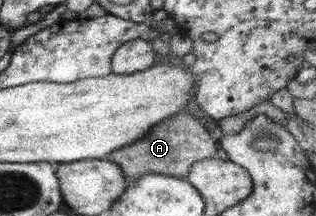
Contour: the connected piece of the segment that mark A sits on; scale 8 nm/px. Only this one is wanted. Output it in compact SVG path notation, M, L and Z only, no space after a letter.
M180 109L152 125L137 141L113 150L105 159L114 162L129 183L146 174L186 179L193 162L217 157L216 153L216 146L204 125L193 115Z

